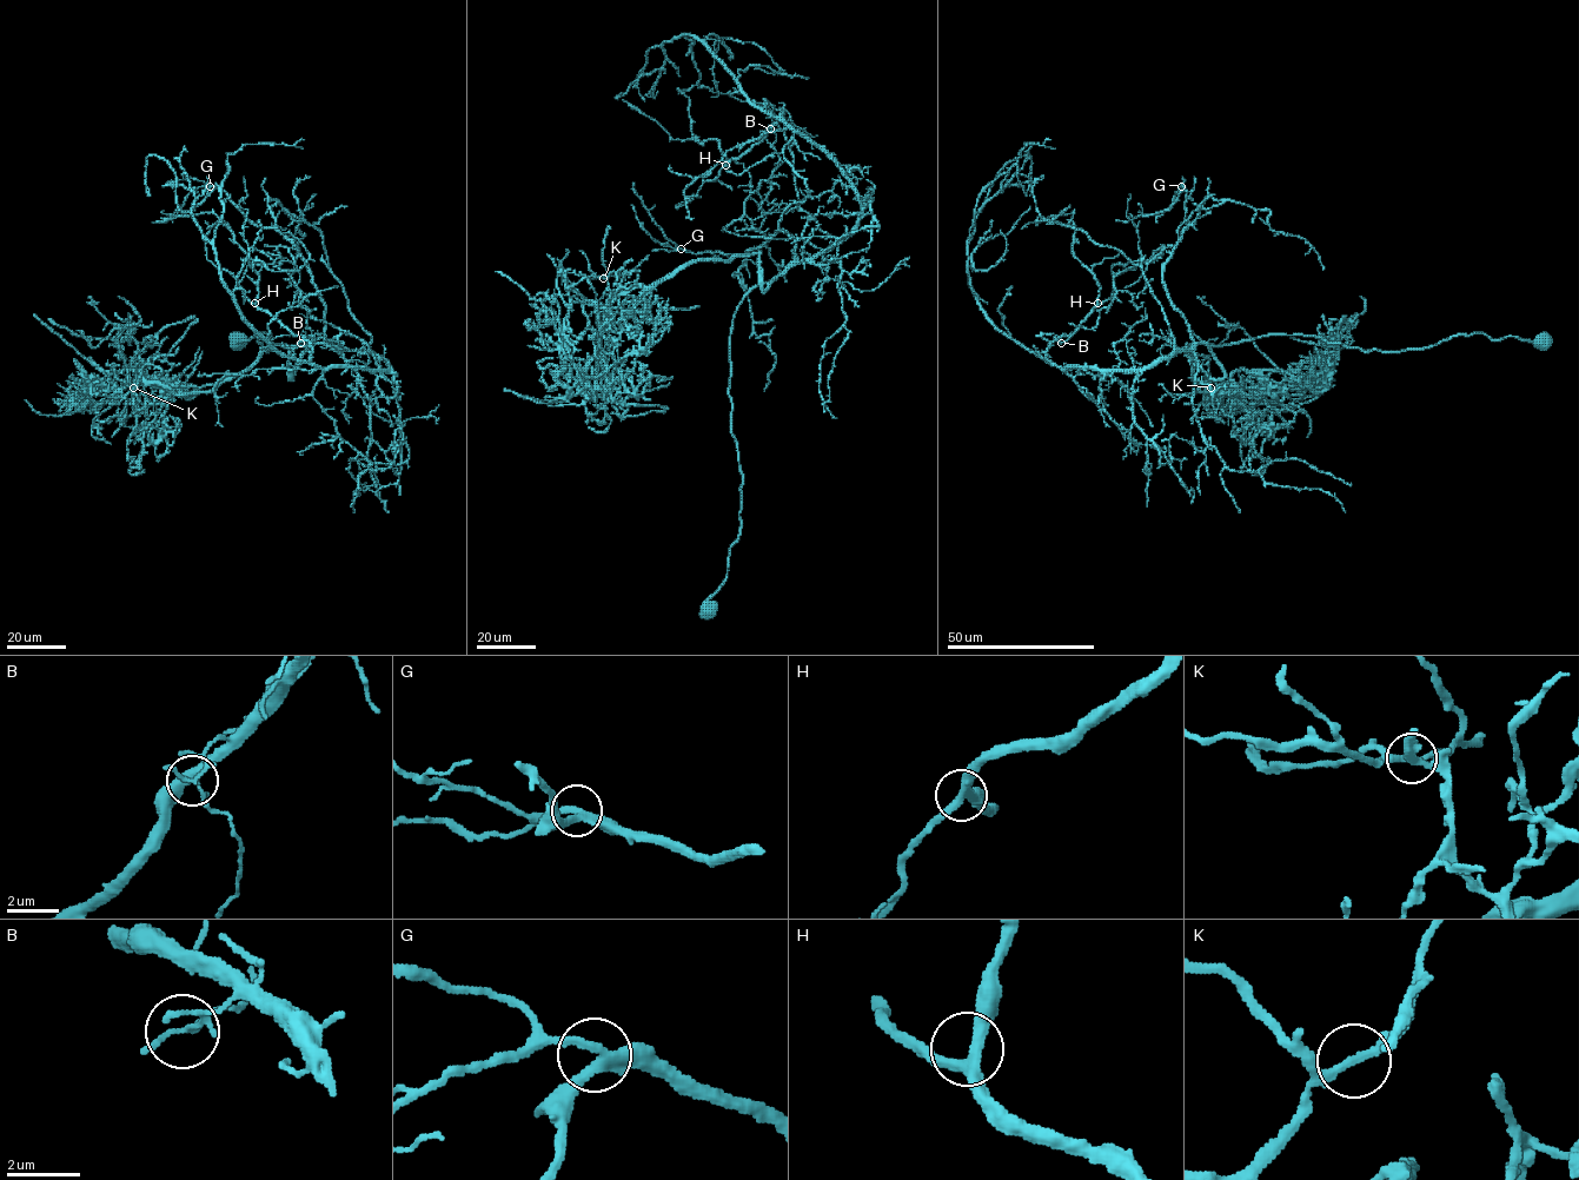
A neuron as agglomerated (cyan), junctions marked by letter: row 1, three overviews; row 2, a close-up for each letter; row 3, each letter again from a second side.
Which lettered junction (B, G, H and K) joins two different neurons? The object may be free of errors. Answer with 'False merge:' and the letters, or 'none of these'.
False merge: B

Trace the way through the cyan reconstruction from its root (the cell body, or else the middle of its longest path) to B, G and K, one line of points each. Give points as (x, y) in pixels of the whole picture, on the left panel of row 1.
B: (236, 337), (270, 335), (267, 351), (259, 335), (367, 349), (390, 369), (318, 368), (300, 343)
G: (236, 337), (270, 335), (267, 351), (259, 335), (276, 345), (322, 343), (325, 305), (300, 253), (210, 186)
K: (236, 337), (306, 351), (291, 379), (271, 345), (183, 395), (141, 371), (100, 406), (86, 382), (133, 386)

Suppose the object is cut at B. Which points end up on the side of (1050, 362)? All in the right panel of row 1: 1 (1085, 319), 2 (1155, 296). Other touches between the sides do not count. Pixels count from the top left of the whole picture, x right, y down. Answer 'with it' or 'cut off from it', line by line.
1: with it
2: with it

